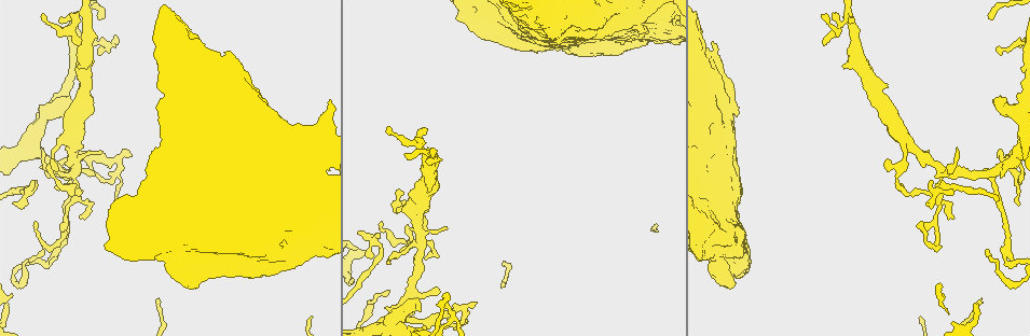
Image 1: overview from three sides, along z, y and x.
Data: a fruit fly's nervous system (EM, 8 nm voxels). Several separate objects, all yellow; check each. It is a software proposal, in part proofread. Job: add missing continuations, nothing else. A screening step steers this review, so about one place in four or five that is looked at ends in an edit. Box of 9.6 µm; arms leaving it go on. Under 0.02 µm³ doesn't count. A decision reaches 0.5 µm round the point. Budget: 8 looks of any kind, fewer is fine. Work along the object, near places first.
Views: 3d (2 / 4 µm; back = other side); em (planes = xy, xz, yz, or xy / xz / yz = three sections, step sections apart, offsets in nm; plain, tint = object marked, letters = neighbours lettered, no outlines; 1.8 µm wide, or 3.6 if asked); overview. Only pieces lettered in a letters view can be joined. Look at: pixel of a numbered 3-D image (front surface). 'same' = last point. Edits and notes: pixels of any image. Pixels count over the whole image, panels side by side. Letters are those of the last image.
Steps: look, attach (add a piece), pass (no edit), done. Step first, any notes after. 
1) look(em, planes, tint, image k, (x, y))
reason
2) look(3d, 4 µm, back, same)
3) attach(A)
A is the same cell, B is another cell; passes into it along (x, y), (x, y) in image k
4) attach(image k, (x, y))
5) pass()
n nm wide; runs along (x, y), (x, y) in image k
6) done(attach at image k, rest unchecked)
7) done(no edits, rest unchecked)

look(em, planes, tint, image 1, (380, 248))
sharp bend

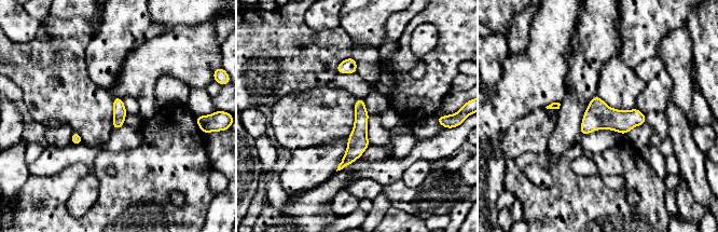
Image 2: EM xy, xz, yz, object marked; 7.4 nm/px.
look(em, planes, letters, same)

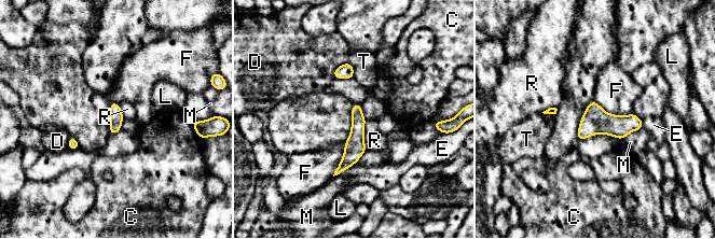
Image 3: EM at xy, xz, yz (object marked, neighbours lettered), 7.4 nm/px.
pass()
100 nm wide; C, D, E, F, L, M, R and T are other cells; runs along (357, 107), (355, 148), (340, 168) in image 3; no lettered piece goes on from it

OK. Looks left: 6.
look(3d, 4 µm, back, image 1, (92, 174))
thin end

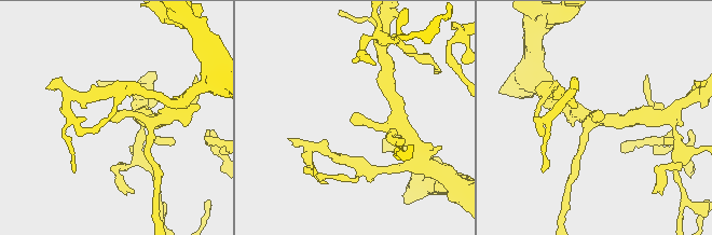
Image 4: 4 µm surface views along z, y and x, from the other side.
look(em, xy, step 4, letters, image 4, (596, 119))
need the tissue

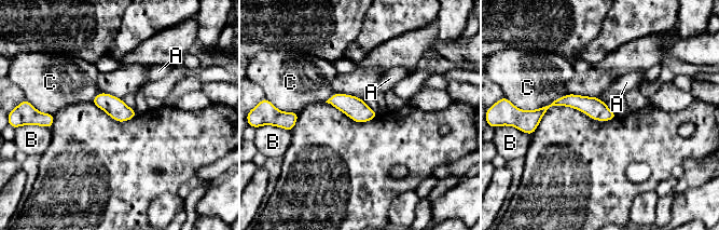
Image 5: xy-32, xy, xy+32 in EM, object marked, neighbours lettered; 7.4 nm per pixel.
look(em, planes, letters, same)

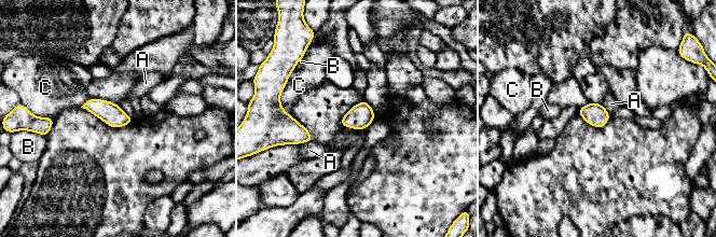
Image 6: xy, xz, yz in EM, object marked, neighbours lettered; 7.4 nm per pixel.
pass()
A, B and C are other cells; none of them fits

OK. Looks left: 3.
look(em, xy, step 8, plain, image 1, (420, 300))
stops while still wide

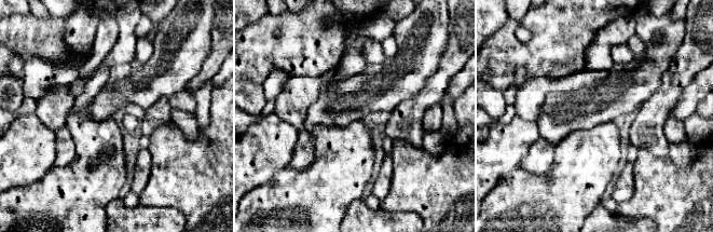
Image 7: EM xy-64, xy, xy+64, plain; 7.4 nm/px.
look(em, xy, step 8, letters, same)
see the neighbours

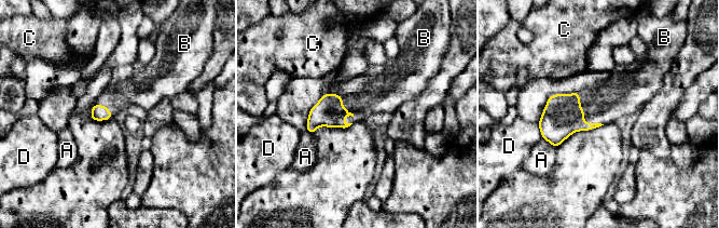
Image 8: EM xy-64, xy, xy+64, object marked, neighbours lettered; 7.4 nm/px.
attach(B)
B is the same cell, A, C and D are other cells; passes into it along (329, 111), (349, 115), (377, 97) in image 8; the cell continues

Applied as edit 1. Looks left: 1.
done(attach at image 8, rest unchecked)

